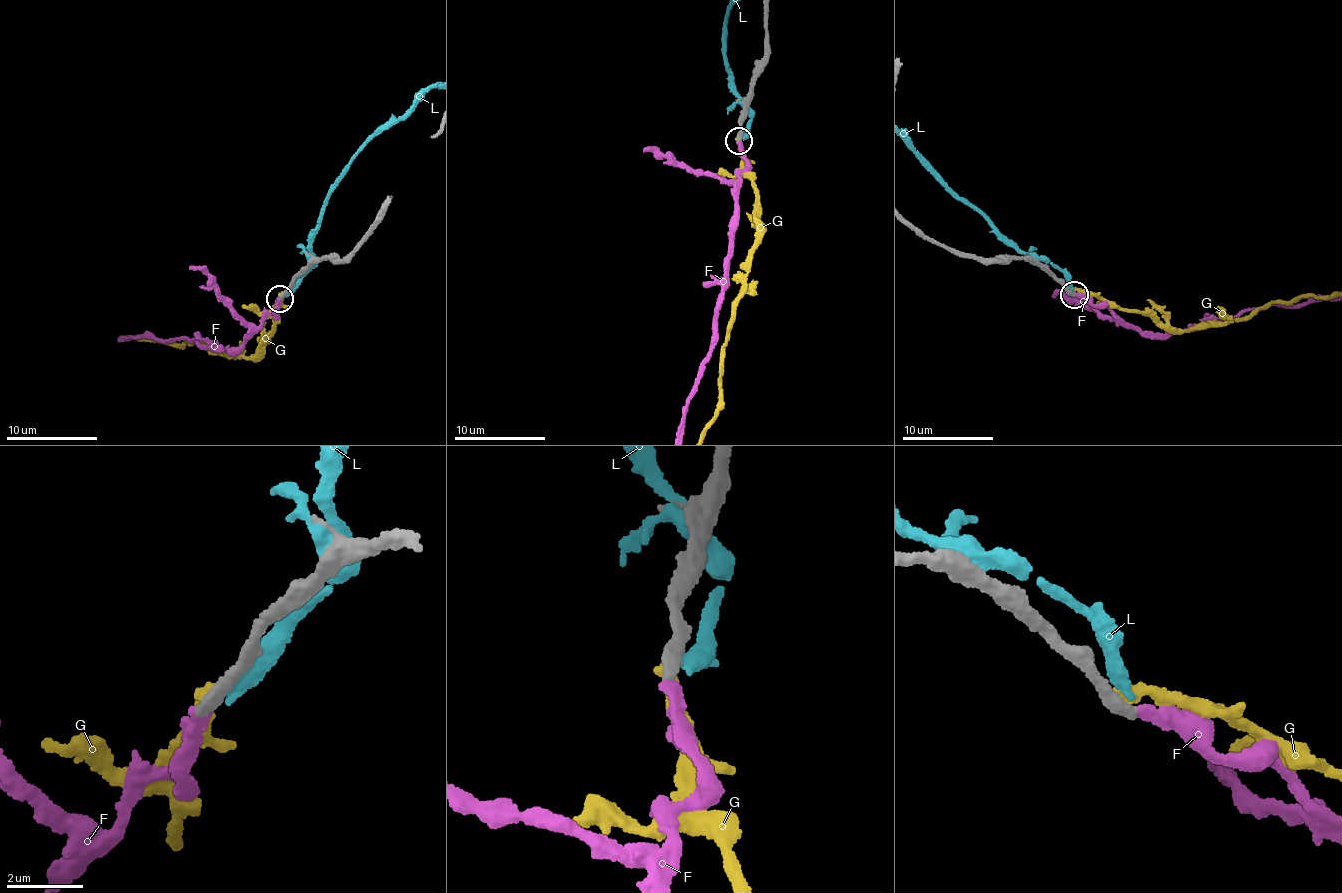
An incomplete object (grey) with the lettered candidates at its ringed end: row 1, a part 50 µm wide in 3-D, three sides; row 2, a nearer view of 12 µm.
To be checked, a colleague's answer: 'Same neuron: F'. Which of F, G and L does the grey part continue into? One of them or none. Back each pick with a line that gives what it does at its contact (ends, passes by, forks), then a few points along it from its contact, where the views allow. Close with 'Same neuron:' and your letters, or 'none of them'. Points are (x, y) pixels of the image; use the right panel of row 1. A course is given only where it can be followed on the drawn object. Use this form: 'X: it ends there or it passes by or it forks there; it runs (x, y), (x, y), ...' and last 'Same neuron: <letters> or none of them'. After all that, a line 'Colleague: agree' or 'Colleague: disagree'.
F: it ends there
Same neuron: F
Colleague: agree

